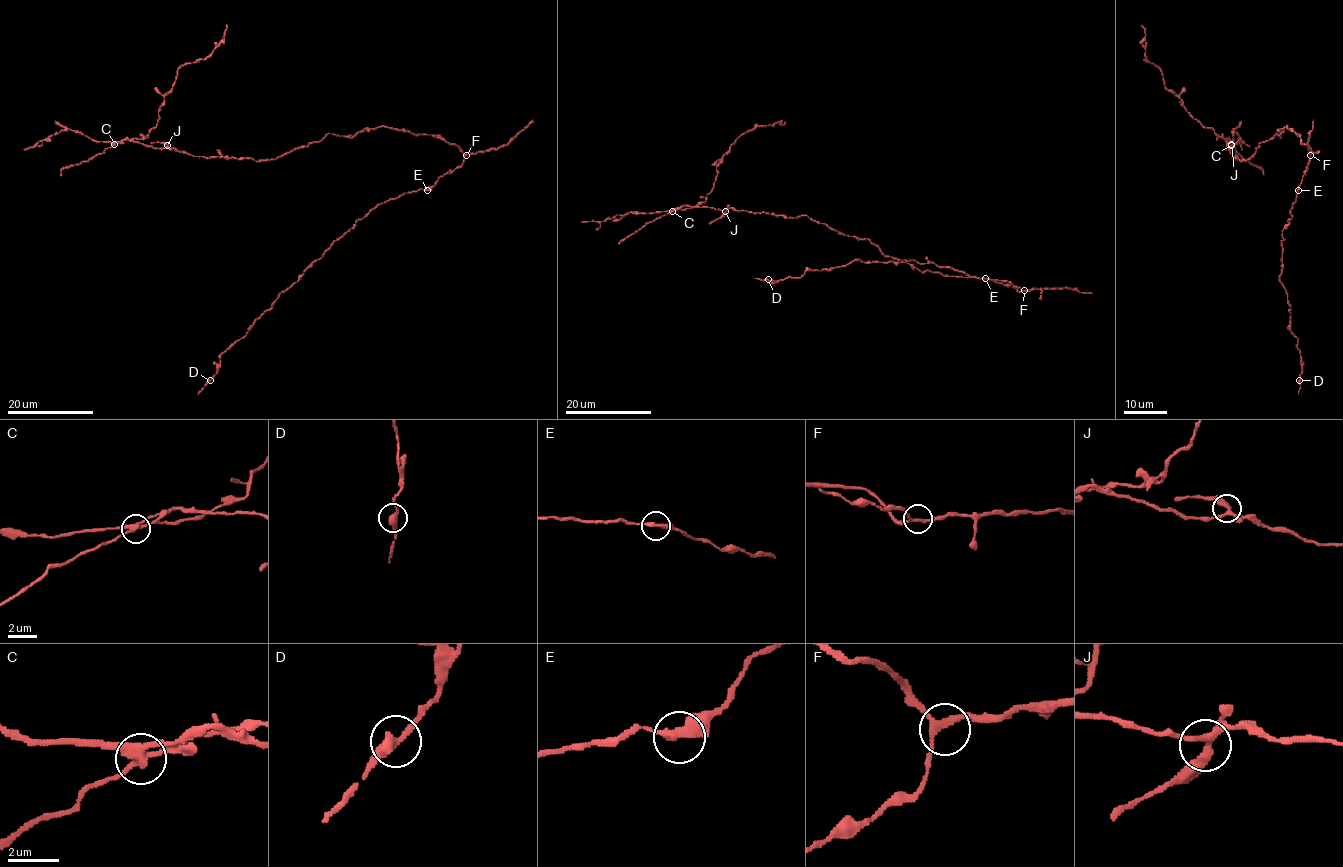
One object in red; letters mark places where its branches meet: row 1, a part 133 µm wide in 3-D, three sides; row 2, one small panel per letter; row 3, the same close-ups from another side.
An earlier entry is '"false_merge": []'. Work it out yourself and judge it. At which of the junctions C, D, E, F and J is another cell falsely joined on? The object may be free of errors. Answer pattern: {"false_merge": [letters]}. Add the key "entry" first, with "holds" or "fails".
{"entry": "fails", "false_merge": ["C"]}

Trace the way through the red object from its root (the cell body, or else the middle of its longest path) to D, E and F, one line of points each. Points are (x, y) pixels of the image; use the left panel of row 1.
D: (383, 126), (438, 135), (461, 150), (463, 164), (434, 185), (390, 198), (359, 219), (221, 355), (210, 380)
E: (383, 126), (406, 129), (415, 135), (438, 135), (454, 143), (464, 154), (462, 165), (441, 176), (427, 191)
F: (383, 126), (406, 129), (415, 135), (438, 135), (454, 143), (466, 155)

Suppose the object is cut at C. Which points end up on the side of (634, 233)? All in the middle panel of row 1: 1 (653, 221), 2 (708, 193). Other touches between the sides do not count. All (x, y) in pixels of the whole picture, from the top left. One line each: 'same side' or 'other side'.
1: same side
2: same side

